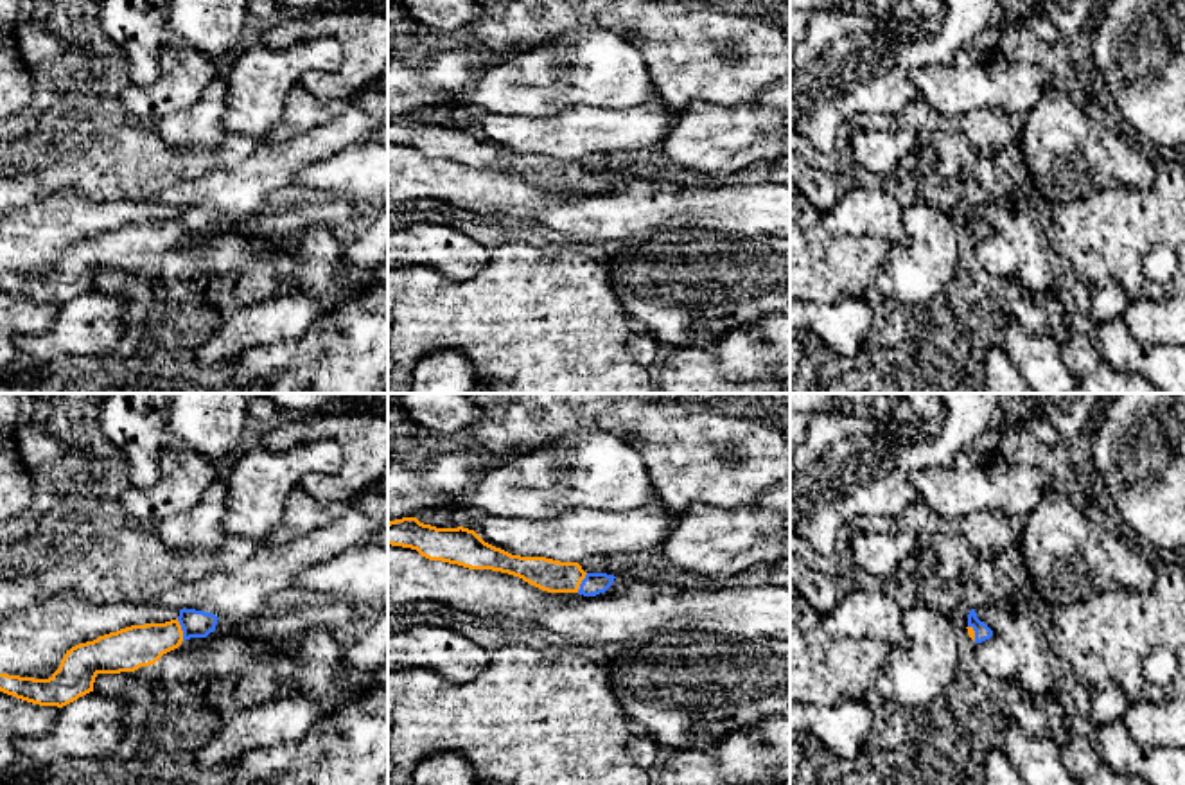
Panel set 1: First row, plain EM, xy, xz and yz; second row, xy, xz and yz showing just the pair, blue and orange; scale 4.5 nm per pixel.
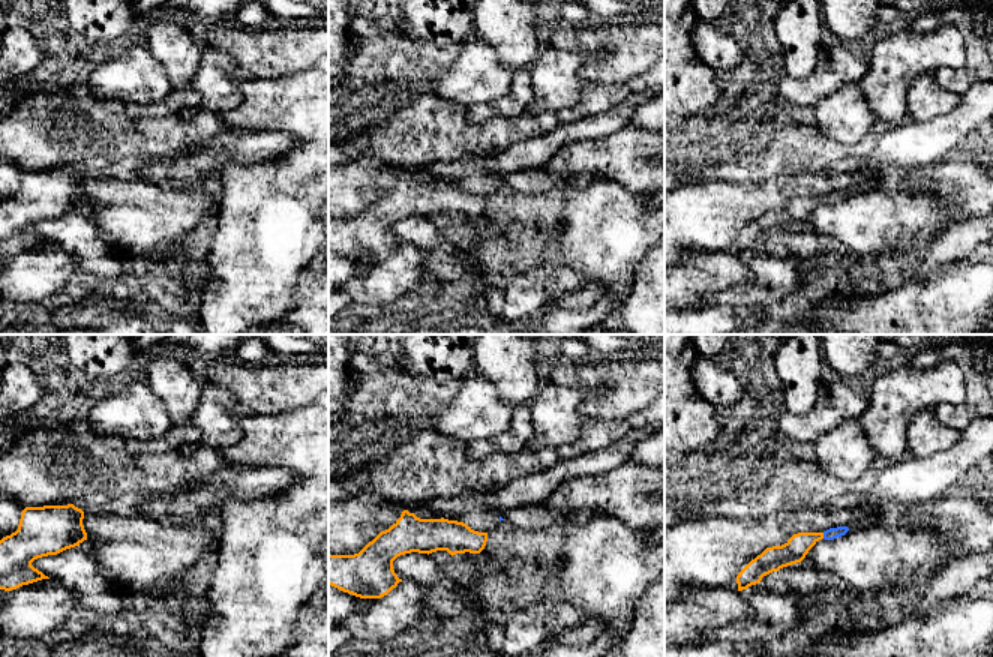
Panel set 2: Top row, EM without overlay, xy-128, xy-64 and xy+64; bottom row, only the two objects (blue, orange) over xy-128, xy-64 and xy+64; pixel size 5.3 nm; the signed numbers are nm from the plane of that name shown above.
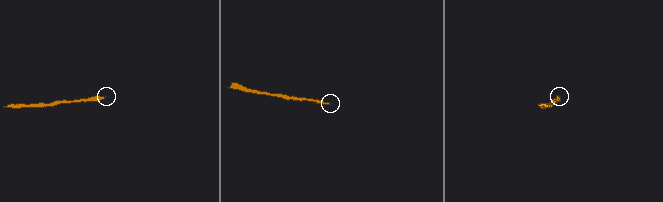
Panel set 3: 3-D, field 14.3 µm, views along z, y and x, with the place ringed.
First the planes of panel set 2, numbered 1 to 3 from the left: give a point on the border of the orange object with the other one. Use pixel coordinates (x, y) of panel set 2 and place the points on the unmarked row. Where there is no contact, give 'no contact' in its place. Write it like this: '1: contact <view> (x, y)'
1: no contact
2: no contact
3: contact xy+64 (824, 200)

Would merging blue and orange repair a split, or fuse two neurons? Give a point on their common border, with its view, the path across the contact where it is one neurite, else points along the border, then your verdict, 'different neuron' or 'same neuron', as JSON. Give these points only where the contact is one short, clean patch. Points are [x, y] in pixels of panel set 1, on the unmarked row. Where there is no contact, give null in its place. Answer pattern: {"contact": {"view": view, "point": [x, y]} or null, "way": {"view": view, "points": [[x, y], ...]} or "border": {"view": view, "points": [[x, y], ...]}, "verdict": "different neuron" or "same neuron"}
{"contact": {"view": "xy", "point": [182, 227]}, "way": {"view": "xy", "points": [[194, 221], [182, 227], [139, 243]]}, "verdict": "same neuron"}

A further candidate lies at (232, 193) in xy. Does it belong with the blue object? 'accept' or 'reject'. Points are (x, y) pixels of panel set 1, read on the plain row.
accept

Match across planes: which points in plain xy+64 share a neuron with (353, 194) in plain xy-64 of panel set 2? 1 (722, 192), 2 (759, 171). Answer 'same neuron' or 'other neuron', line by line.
1: same neuron
2: other neuron

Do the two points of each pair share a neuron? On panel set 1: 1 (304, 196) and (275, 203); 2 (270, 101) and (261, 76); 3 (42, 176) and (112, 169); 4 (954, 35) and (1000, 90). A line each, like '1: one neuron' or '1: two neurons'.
1: one neuron
2: one neuron
3: one neuron
4: two neurons

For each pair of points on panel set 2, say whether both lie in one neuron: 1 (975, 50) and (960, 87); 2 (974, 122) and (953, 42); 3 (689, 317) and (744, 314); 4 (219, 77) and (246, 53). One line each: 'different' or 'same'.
1: same
2: different
3: same
4: different

